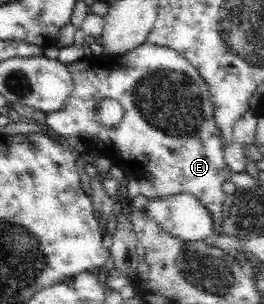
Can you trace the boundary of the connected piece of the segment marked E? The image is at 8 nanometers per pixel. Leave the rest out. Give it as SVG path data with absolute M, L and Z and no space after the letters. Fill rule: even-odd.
M148 42L121 58L82 58L66 66L72 75L74 89L64 110L46 113L45 125L49 130L58 137L76 136L98 150L99 157L110 158L112 167L117 167L124 175L121 185L126 188L127 203L140 194L150 201L189 194L197 198L211 215L214 234L223 234L222 208L227 194L222 191L222 184L233 171L225 162L226 139L216 121L211 89L196 68L176 50ZM102 98L118 100L124 108L122 122L116 128L104 128L97 121L96 104Z

